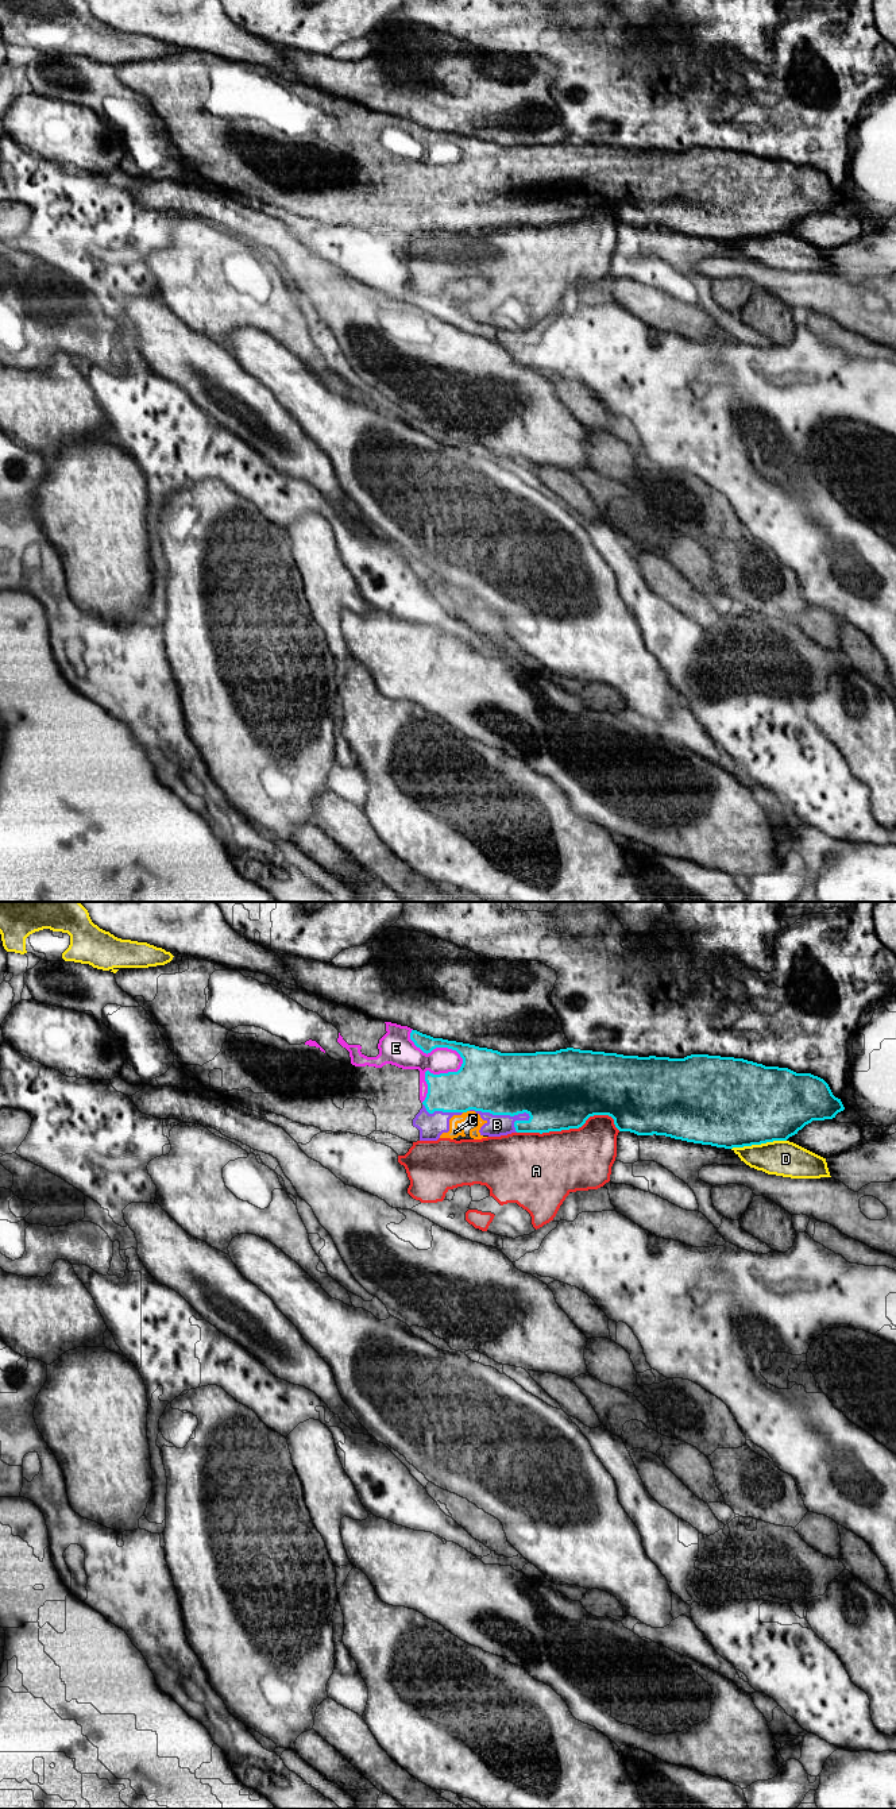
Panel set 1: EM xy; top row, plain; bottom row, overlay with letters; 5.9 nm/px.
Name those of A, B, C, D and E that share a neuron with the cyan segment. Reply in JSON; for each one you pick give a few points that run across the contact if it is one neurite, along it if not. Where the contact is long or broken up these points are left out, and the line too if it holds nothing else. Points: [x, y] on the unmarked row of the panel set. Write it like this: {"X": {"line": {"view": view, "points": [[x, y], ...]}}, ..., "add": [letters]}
{"add": ["B", "C", "E"]}

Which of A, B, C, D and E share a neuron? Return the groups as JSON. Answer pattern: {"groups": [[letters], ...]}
{"groups": [["A"], ["B", "C", "E"], ["D"]]}

